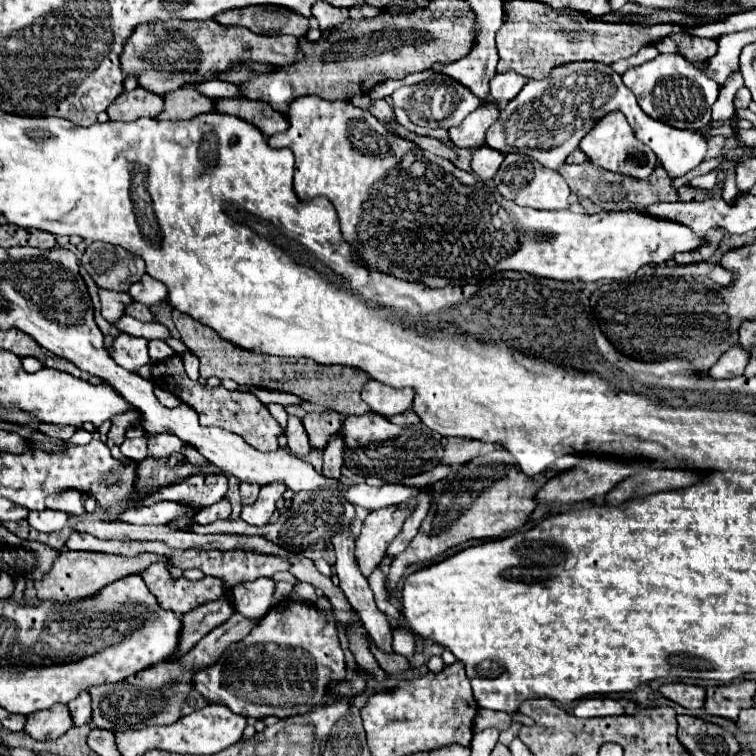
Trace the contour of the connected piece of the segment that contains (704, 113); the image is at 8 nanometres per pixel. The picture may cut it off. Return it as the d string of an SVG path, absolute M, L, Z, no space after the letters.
M678 53L658 55L652 61L632 67L622 75L622 79L624 85L636 95L638 105L646 115L664 121L666 125L672 125L676 129L690 131L700 131L710 123L710 107L714 105L720 91L716 81L706 77L706 73L696 69Z

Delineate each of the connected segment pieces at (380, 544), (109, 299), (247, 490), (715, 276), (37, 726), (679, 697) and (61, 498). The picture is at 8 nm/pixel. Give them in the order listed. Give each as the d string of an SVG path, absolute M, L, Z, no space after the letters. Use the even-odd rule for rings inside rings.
M412 499L412 503L404 503L404 507L376 509L364 519L362 533L356 539L356 559L364 575L370 575L384 559L390 541L400 533L400 527L412 513L414 505L416 499Z
M100 291L100 301L102 301L102 315L116 323L126 315L126 307L134 303L134 299L128 293L116 293L116 291Z
M240 483L239 489L240 493L242 493L242 503L244 505L250 505L250 503L254 503L256 501L256 497L258 497L258 491L260 491L261 487L258 485L248 485L248 483Z
M708 263L710 265L710 279L712 281L716 281L716 283L720 283L720 285L728 285L730 281L732 281L732 273L730 271L726 271L726 269L722 269L718 263Z
M56 703L48 711L36 711L28 715L24 733L28 733L32 739L46 741L46 739L58 739L70 727L72 727L72 717L68 713L68 707Z
M664 683L660 687L660 693L666 699L676 701L682 707L688 709L698 709L704 705L704 687L700 685L690 685L690 683Z
M56 491L48 495L46 499L48 509L58 509L68 515L82 515L84 513L84 501L80 491ZM76 505L76 507L74 507Z

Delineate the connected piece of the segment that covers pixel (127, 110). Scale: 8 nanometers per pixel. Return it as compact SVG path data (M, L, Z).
M136 87L134 91L124 91L118 95L116 101L108 107L108 115L112 121L134 121L138 117L158 117L162 109L162 95L144 91L144 87Z

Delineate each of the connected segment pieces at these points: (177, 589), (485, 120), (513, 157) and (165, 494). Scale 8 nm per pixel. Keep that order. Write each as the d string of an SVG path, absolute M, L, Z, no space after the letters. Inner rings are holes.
M156 563L142 573L148 589L158 597L164 609L174 613L186 613L206 601L220 599L224 595L222 583L216 577L204 577L200 581L188 581L184 577L172 579L164 563Z
M496 101L480 105L458 127L448 129L452 143L456 147L470 147L470 149L484 145L484 135L486 135L488 127L492 127L492 123L496 123L496 115L500 115L500 107Z
M508 153L494 177L494 183L496 183L496 189L506 199L510 199L518 205L526 205L532 209L550 209L550 211L568 209L568 205L570 205L570 187L564 181L564 177L558 171L542 167L540 163L536 163L536 159L526 157L526 155Z
M194 475L186 481L161 488L138 501L140 506L150 506L158 501L178 501L192 507L208 507L224 499L228 489L228 481L224 475Z

